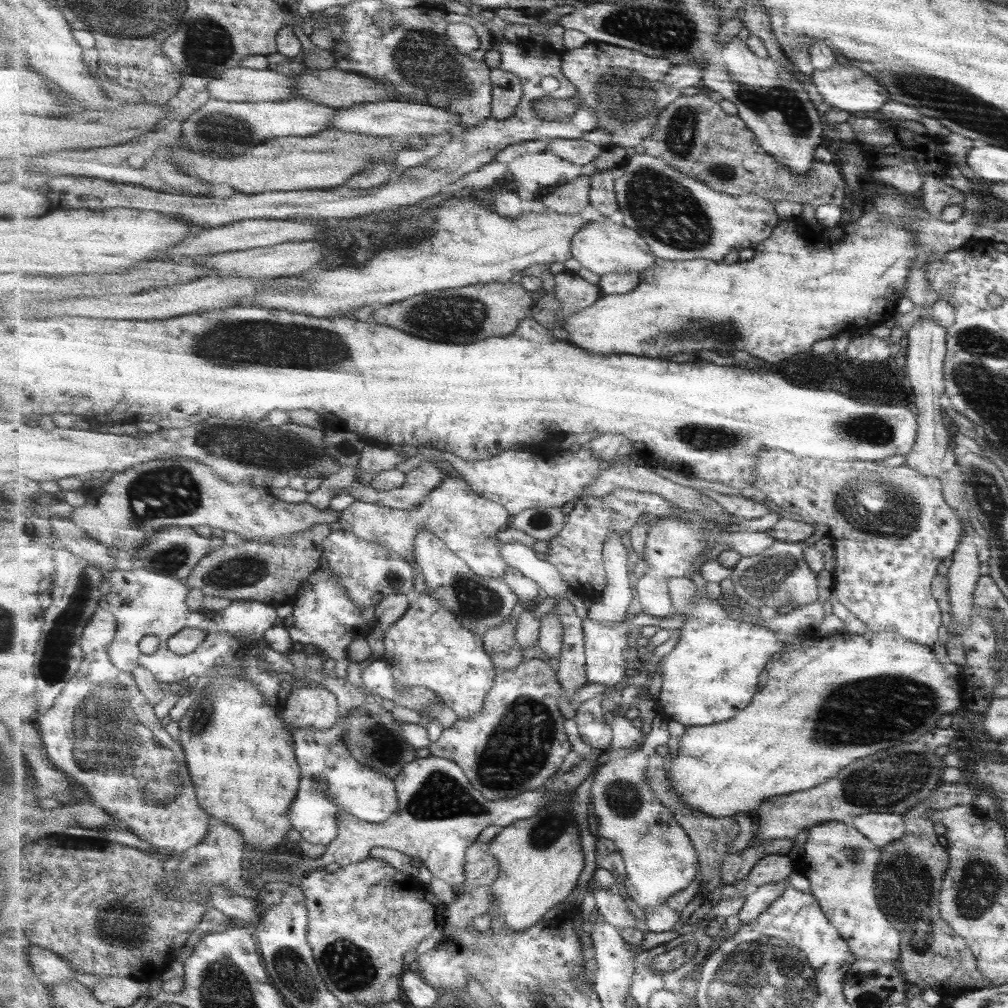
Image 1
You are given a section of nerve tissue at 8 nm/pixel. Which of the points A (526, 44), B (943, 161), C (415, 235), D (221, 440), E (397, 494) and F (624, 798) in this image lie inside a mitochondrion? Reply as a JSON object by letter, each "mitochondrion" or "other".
{"A":"other","B":"other","C":"mitochondrion","D":"mitochondrion","E":"other","F":"mitochondrion"}

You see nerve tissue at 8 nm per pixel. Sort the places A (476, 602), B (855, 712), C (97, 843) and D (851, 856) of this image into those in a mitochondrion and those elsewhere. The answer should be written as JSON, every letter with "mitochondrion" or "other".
{"A":"mitochondrion","B":"mitochondrion","C":"other","D":"mitochondrion"}

